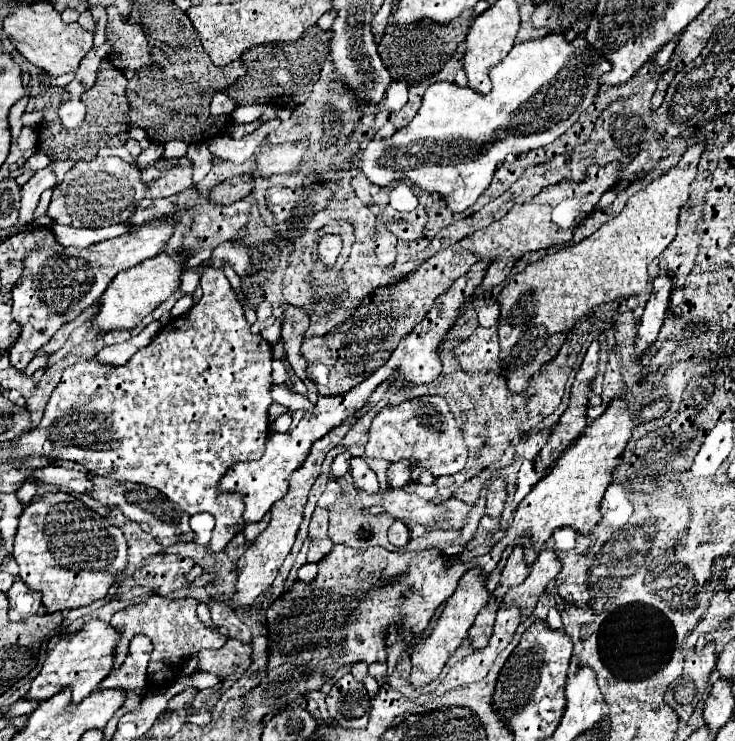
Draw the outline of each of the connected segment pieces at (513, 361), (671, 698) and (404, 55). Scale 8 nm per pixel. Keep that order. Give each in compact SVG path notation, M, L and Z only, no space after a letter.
M705 138L689 146L677 166L633 194L623 212L603 224L595 234L511 276L511 282L499 294L499 344L503 374L507 376L507 388L511 388L511 392L527 388L531 376L557 356L577 318L597 304L645 290L649 262L659 256L677 234L677 218L689 200L689 186L697 176L697 164L705 146Z
M715 642L705 644L705 648L699 652L695 650L687 652L683 674L669 686L665 694L667 704L675 708L681 724L689 720L695 706L703 698L713 668L715 668Z
M467 10L459 18L451 20L449 24L419 20L405 26L387 26L383 40L379 42L379 56L393 80L401 80L407 84L429 80L451 60L459 44L465 42L473 20L475 20L473 10Z

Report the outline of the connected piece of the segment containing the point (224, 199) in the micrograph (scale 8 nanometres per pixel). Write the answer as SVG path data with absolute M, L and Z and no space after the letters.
M241 174L231 180L225 180L223 184L211 188L209 200L213 204L233 204L237 200L243 200L249 196L253 190L253 176L251 174Z

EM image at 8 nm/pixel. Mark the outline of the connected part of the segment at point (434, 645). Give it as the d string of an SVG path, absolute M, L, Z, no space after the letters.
M473 568L473 570L463 574L455 594L445 602L445 608L443 608L443 612L441 612L441 616L437 620L437 626L431 630L431 634L423 642L419 642L417 646L411 646L411 660L413 660L411 684L415 688L427 686L429 682L433 682L439 676L439 672L443 670L447 658L459 648L461 640L467 636L467 630L471 628L471 624L477 618L479 610L487 604L489 596L491 594L489 594L489 590L485 586L485 578L481 576L479 568Z

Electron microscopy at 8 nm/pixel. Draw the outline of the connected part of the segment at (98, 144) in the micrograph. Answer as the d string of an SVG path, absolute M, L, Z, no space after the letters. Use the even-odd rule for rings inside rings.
M109 60L101 62L101 70L97 74L95 86L81 94L81 100L87 106L87 114L85 114L83 124L73 130L63 128L59 122L59 116L57 116L61 98L69 98L69 94L65 92L65 88L45 88L45 82L47 82L47 76L31 76L31 82L29 82L31 98L29 98L27 110L39 110L45 114L41 140L43 140L43 150L55 152L51 156L51 160L67 160L67 158L91 160L105 146L123 146L125 144L125 138L127 138L125 132L129 128L129 102L125 96L127 78L123 76L123 72L111 68ZM41 92L45 92L45 94L41 94Z

